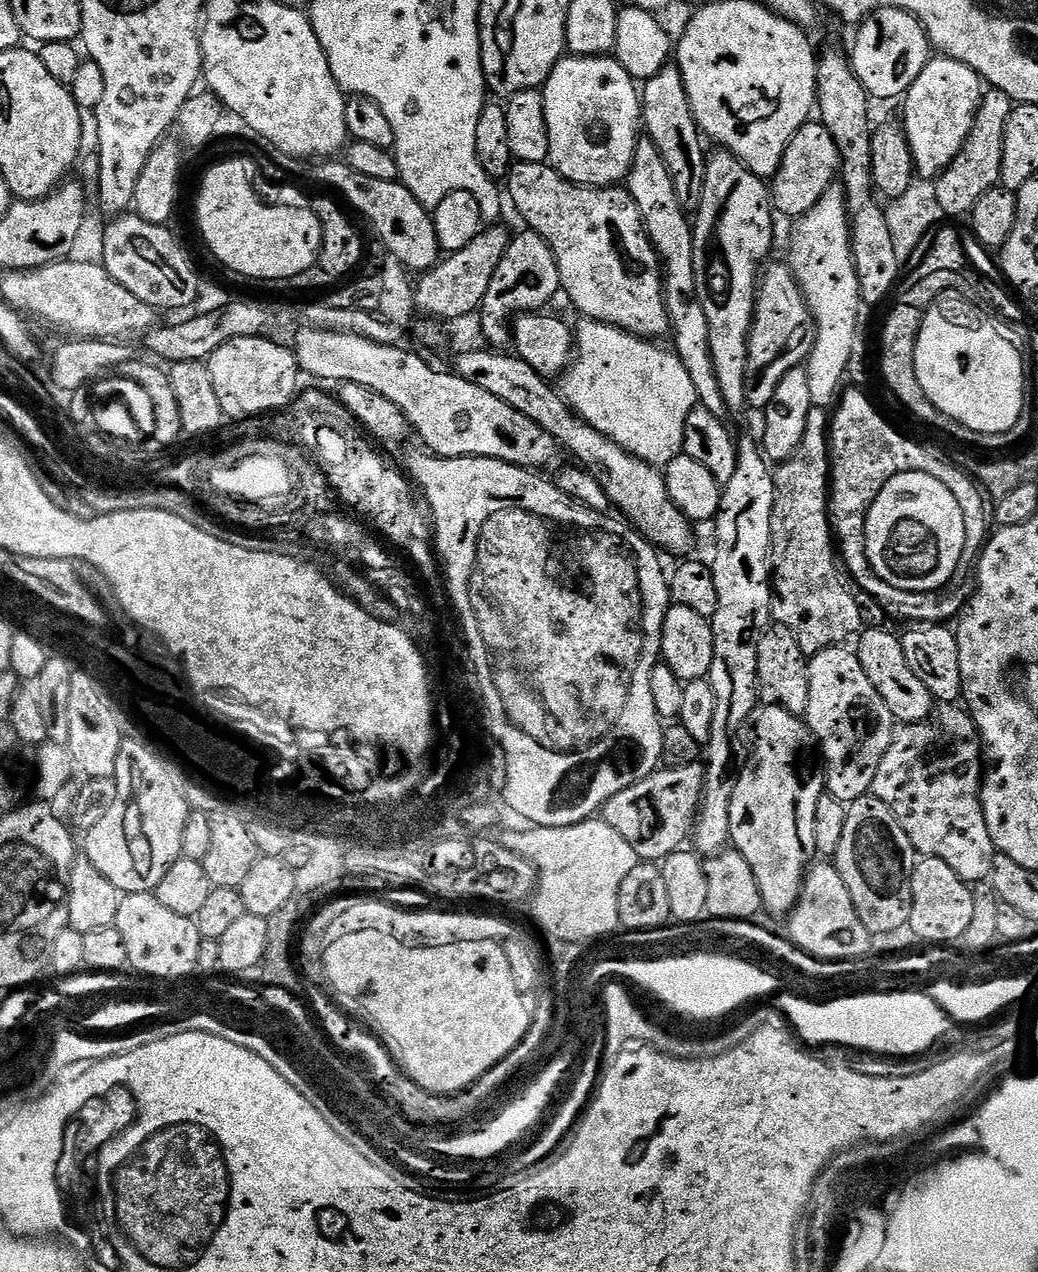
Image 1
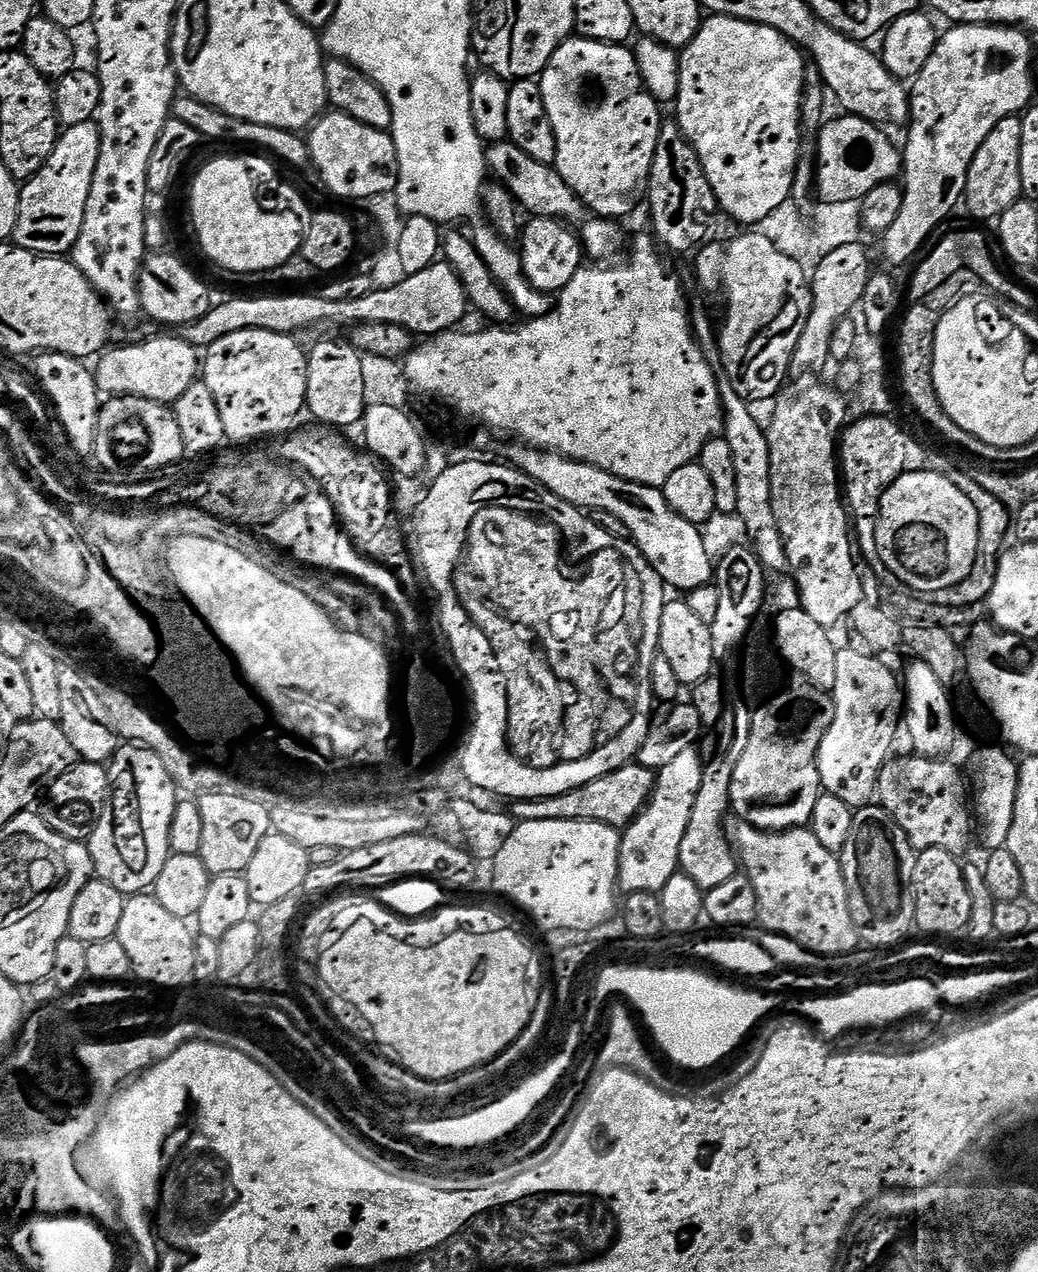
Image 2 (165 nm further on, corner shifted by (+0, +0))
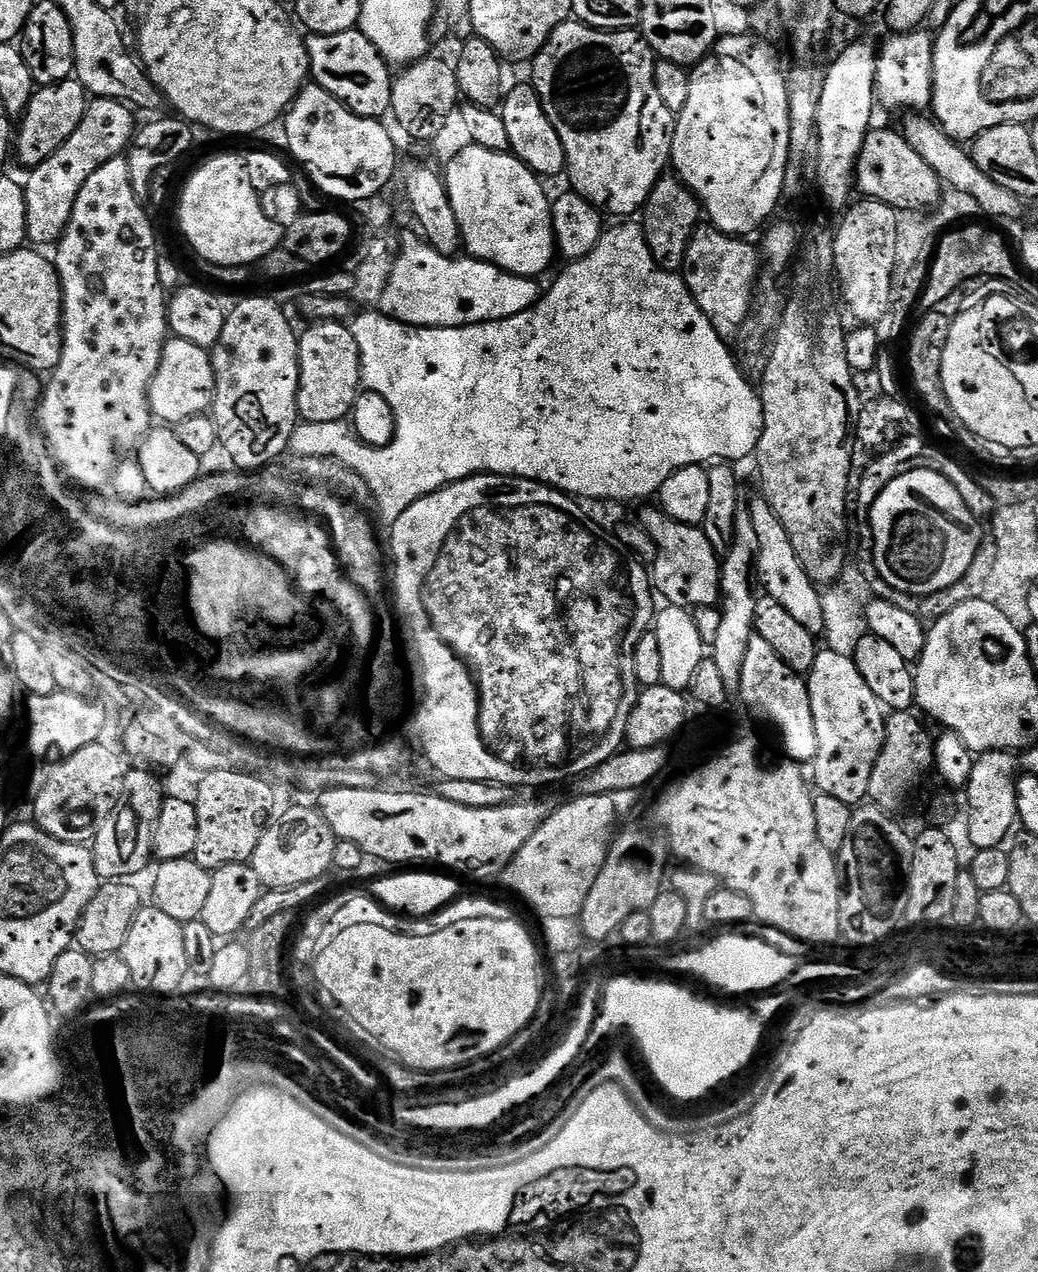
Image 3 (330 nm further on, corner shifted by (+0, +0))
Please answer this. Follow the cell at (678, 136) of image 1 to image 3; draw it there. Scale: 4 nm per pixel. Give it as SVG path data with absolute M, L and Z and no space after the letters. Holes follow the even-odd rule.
M665 174L650 190L648 201L642 209L642 227L644 237L650 246L650 254L654 262L662 270L679 273L686 262L686 250L692 241L692 233L696 231L702 220L702 209L699 200L675 174Z

